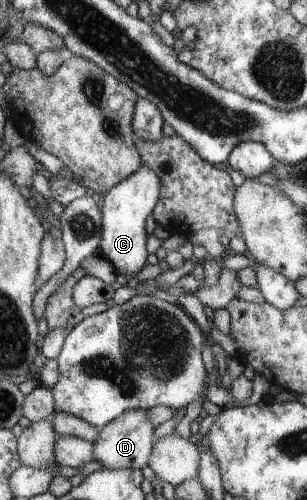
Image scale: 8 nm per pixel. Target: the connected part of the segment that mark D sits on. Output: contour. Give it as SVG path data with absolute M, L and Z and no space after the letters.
M128 410L127 413L121 414L115 421L100 429L94 450L95 460L100 462L103 468L112 470L119 468L142 470L151 462L155 427L156 425L151 423L148 410Z

